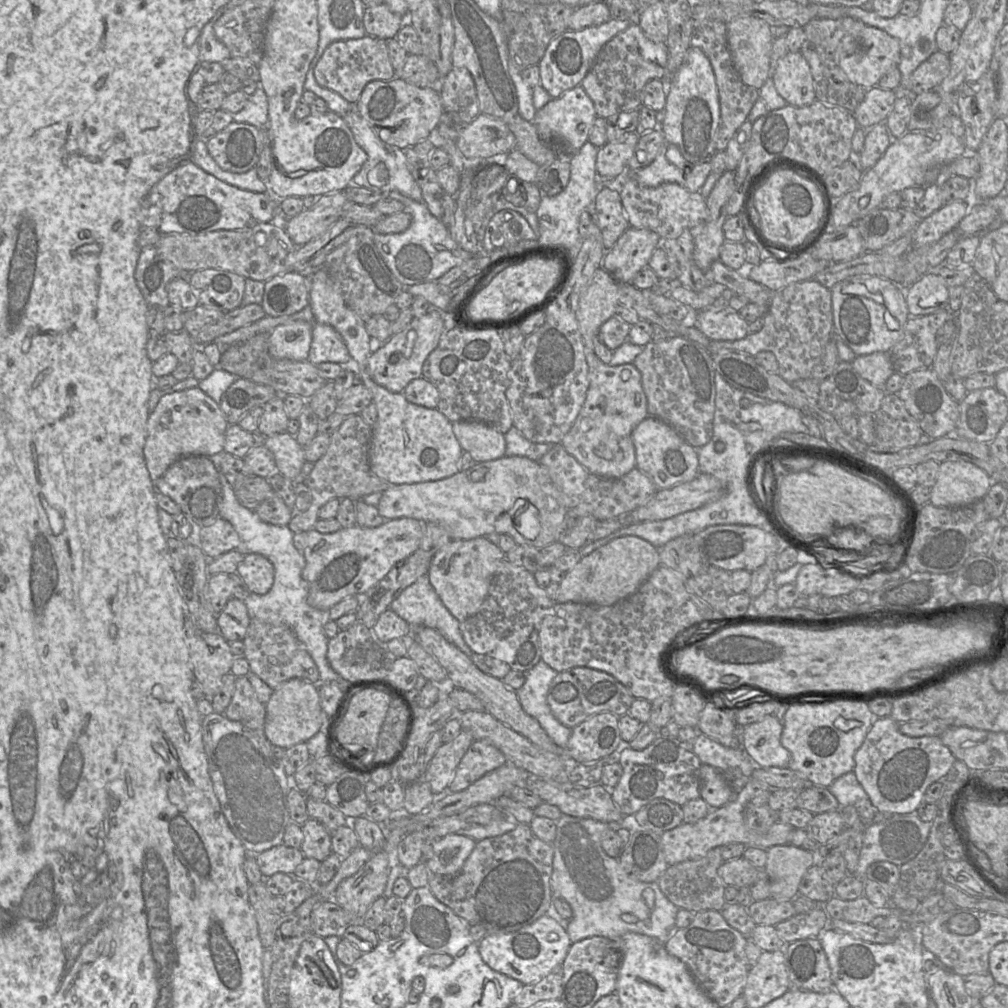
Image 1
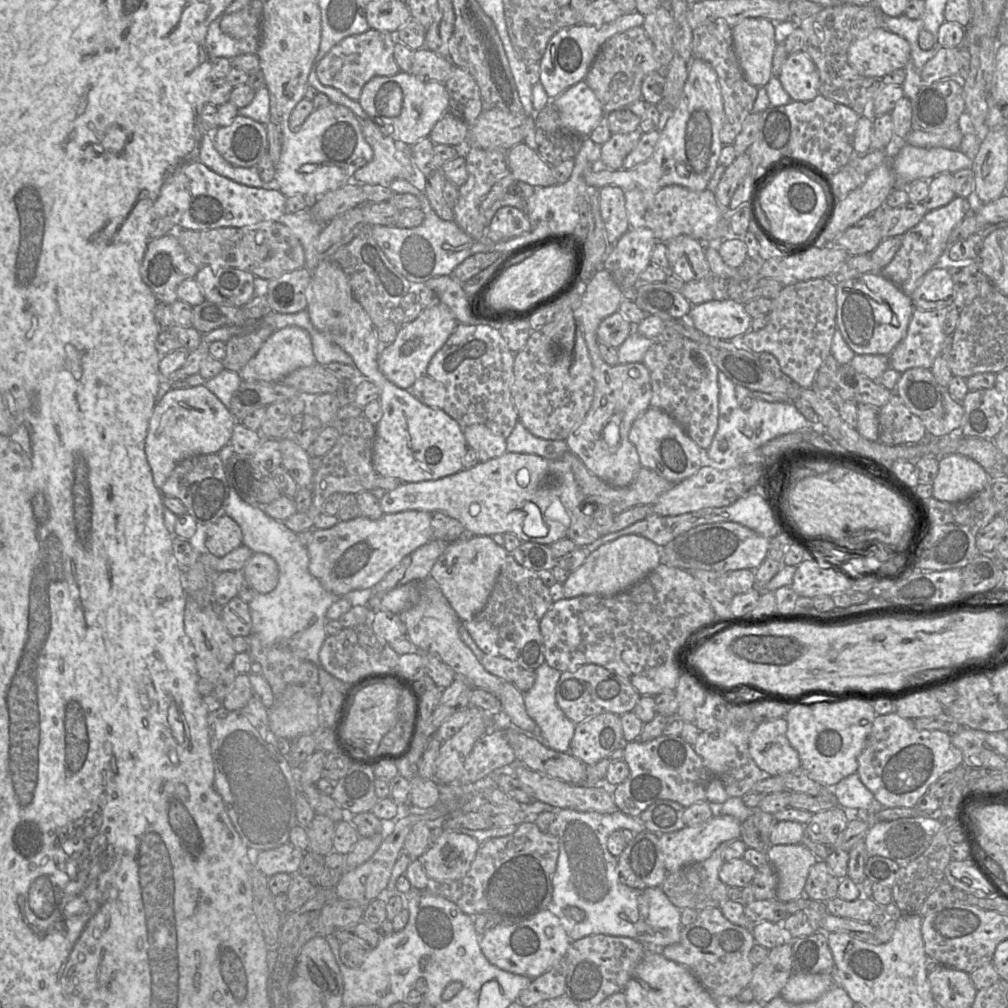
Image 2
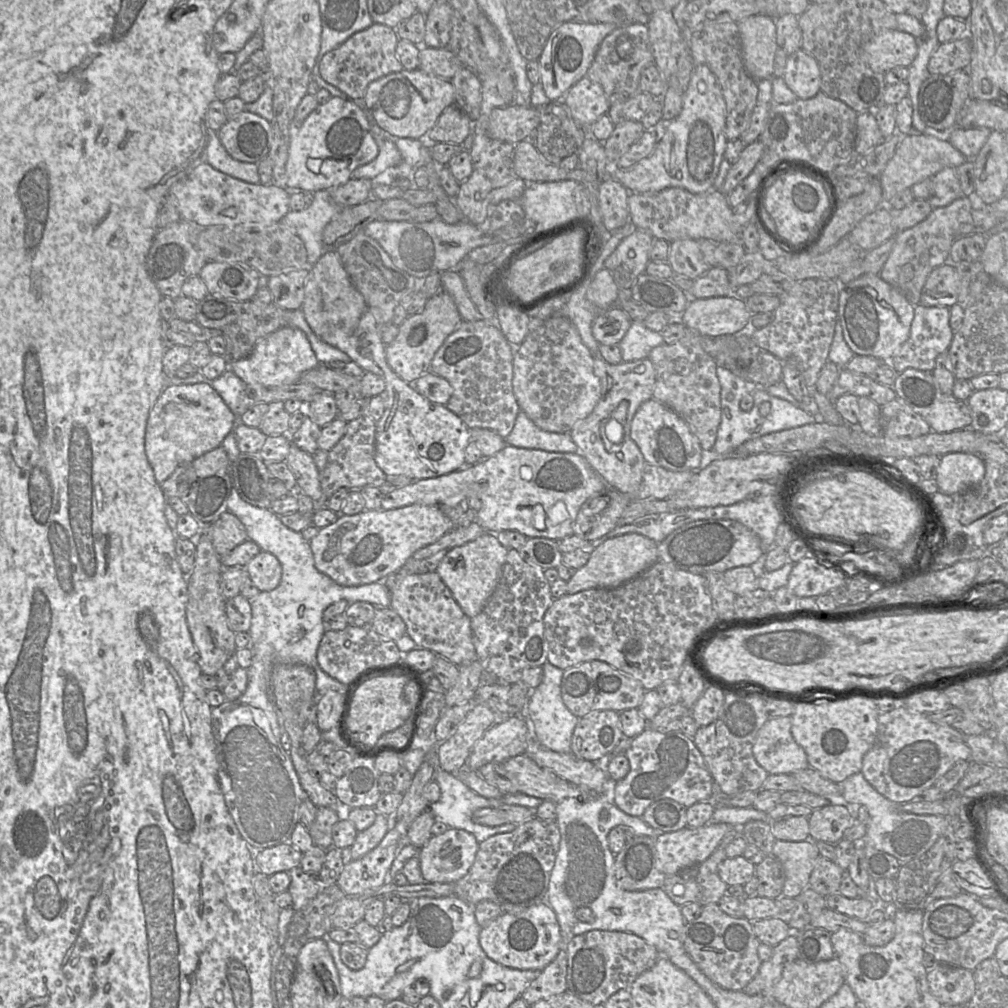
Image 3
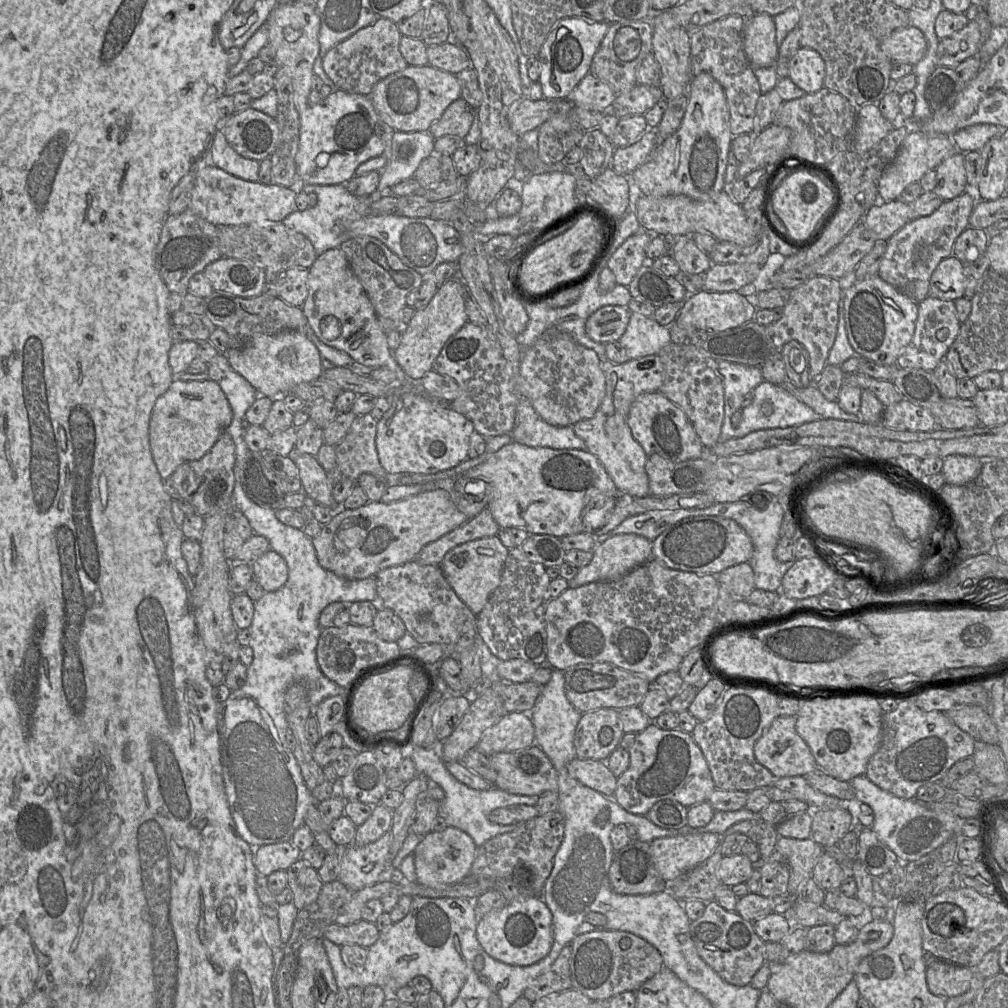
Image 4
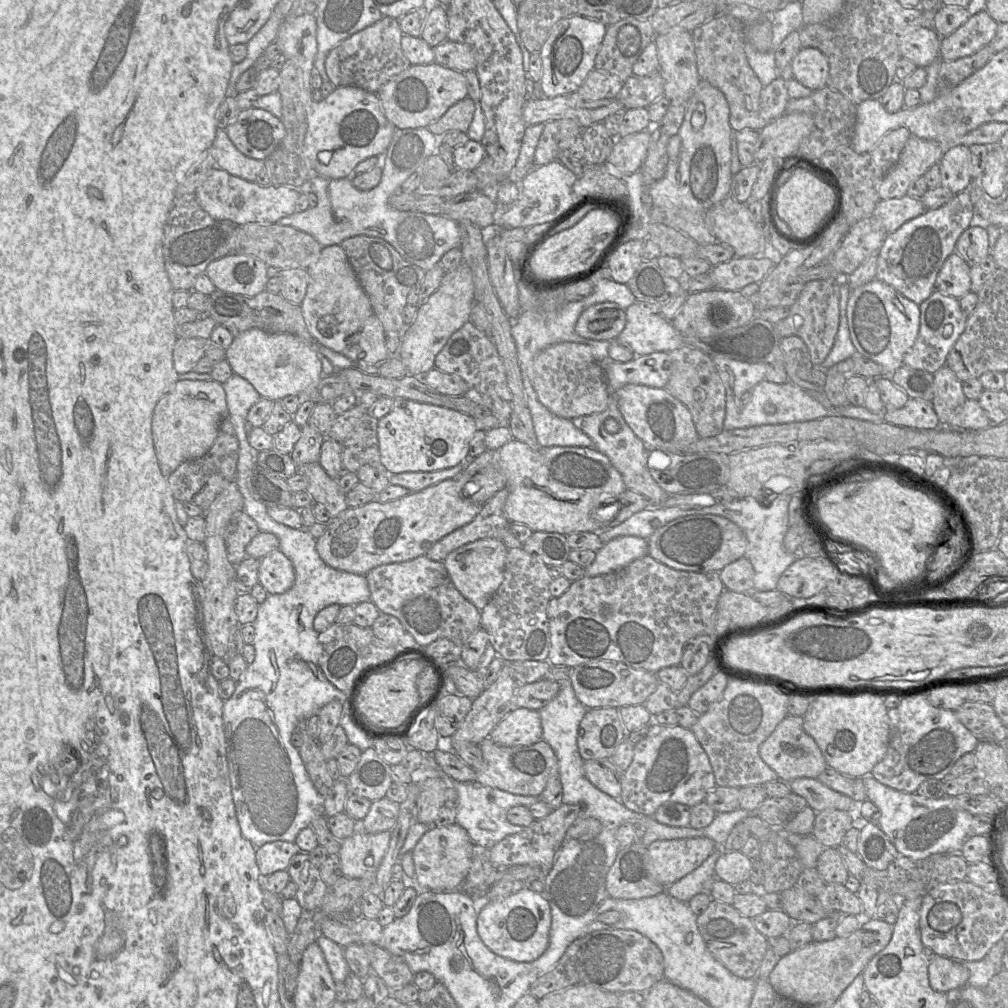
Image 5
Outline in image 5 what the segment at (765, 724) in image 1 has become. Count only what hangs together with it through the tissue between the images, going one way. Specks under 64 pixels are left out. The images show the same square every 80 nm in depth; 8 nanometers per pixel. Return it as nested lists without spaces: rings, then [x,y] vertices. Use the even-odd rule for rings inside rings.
[[[786,716],[759,747],[761,759],[784,782],[802,777],[817,779],[828,767],[817,743],[805,732],[803,722],[801,716]]]

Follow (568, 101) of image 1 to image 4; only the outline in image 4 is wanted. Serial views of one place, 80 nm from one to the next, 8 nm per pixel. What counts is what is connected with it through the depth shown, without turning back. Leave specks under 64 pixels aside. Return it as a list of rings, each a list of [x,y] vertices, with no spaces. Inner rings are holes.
[[[588,73],[572,90],[567,99],[577,107],[588,111],[607,113],[616,96],[609,85]]]

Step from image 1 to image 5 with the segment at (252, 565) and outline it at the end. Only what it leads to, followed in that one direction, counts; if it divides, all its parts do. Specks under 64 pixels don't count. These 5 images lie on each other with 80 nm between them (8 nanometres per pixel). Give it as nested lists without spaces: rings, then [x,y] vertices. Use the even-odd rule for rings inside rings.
[[[279,549],[260,560],[259,583],[268,594],[282,594],[295,582],[295,570],[291,560]]]

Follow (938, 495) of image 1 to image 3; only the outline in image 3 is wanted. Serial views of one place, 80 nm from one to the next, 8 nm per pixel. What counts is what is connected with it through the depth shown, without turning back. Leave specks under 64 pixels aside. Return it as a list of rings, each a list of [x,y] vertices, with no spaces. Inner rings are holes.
[[[947,453],[940,457],[936,475],[938,492],[953,495],[967,491],[982,481],[985,470],[985,461],[978,454]]]

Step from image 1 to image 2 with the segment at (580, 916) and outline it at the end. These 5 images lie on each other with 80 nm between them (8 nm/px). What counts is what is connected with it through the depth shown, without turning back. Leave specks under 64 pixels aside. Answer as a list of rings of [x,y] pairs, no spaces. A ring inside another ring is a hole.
[[[533,800],[532,802],[528,804],[521,804],[521,808],[523,812],[526,814],[527,818],[533,818],[537,816],[538,814],[545,812],[545,811],[554,811],[556,812],[556,836],[558,837],[559,841],[559,855],[558,855],[558,860],[557,860],[557,866],[556,866],[556,871],[553,875],[552,878],[552,885],[553,885],[553,891],[552,891],[552,903],[554,903],[558,908],[560,908],[563,912],[566,907],[569,906],[575,906],[580,909],[582,909],[585,912],[585,919],[580,922],[576,923],[571,932],[569,933],[569,938],[571,941],[576,941],[581,938],[584,938],[586,936],[590,935],[596,935],[596,934],[604,934],[604,935],[610,935],[610,936],[618,936],[618,937],[628,937],[632,938],[635,940],[638,940],[642,942],[643,944],[646,945],[646,947],[653,947],[655,949],[661,950],[662,948],[674,944],[680,940],[680,934],[681,934],[681,929],[682,929],[682,924],[681,924],[681,910],[680,908],[676,907],[666,896],[666,894],[663,892],[661,887],[649,887],[645,889],[637,889],[637,888],[632,888],[624,883],[621,882],[619,878],[619,873],[618,873],[618,865],[617,865],[617,857],[613,856],[608,848],[607,848],[607,839],[609,837],[608,833],[605,833],[604,829],[607,825],[610,825],[610,822],[604,822],[604,821],[609,821],[604,819],[604,817],[608,817],[608,814],[602,814],[599,812],[595,811],[590,811],[590,812],[579,812],[575,811],[572,809],[555,809],[553,806],[551,806],[548,803],[538,801],[538,800]],[[639,895],[647,895],[648,897],[648,905],[649,905],[649,910],[646,918],[642,918],[639,910],[639,905],[638,905],[638,896]],[[623,913],[624,915],[627,916],[627,919],[622,919],[620,917],[620,914]]]

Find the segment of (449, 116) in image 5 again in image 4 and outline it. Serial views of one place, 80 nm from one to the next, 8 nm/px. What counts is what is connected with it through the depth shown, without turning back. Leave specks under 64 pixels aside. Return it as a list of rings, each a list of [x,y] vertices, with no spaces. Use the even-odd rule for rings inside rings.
[[[463,98],[453,101],[429,128],[428,132],[435,138],[446,135],[466,137],[474,119],[475,109]]]

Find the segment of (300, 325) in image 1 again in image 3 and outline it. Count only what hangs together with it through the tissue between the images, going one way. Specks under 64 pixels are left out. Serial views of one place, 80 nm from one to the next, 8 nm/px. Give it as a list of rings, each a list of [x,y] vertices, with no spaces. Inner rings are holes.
[[[284,326],[261,338],[249,356],[230,364],[229,369],[246,385],[260,384],[265,387],[297,383],[301,376],[319,366],[306,334],[292,326]]]

